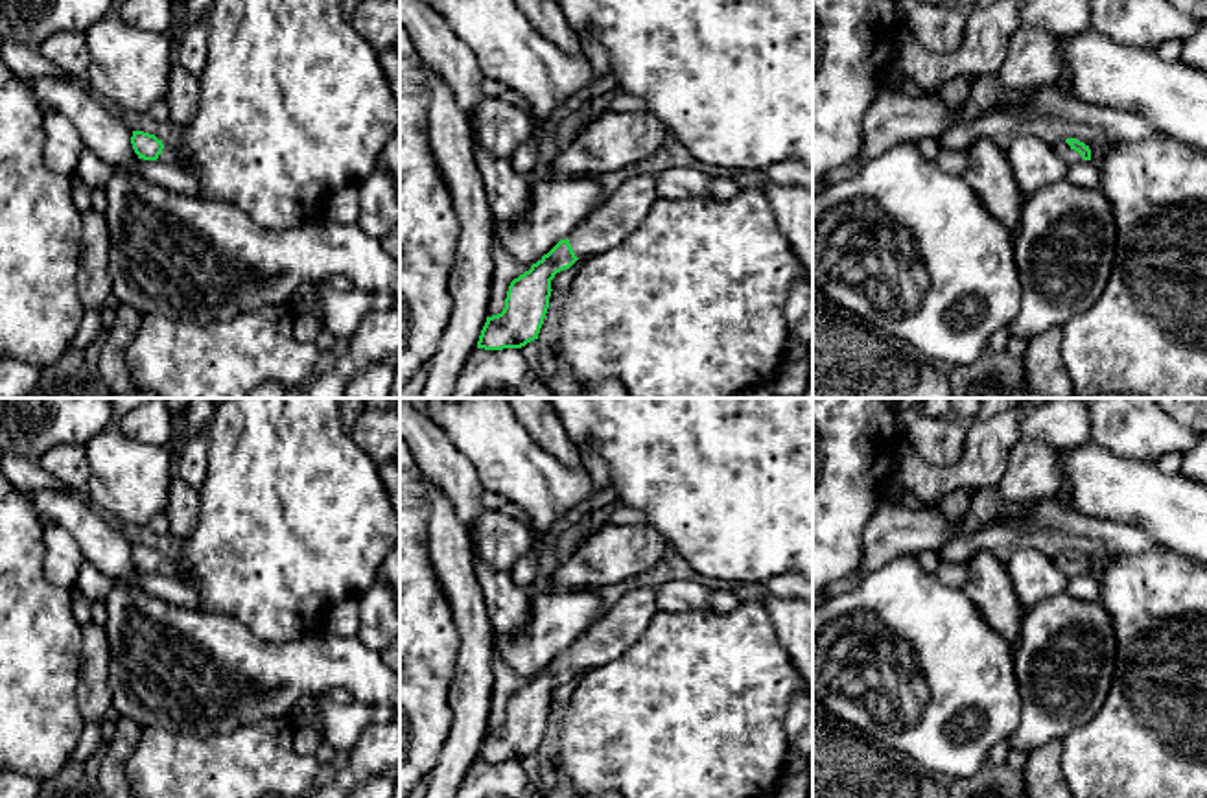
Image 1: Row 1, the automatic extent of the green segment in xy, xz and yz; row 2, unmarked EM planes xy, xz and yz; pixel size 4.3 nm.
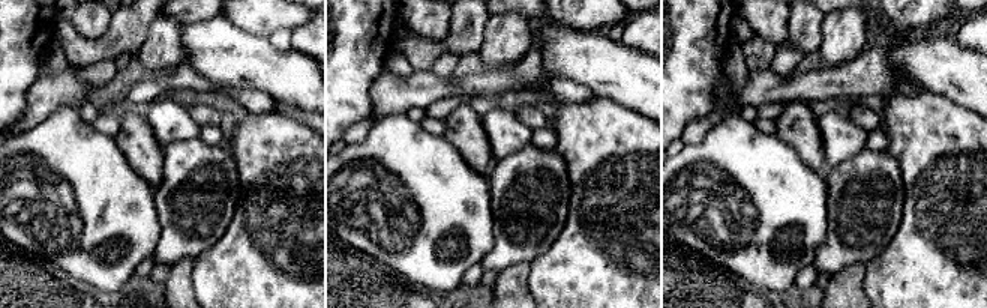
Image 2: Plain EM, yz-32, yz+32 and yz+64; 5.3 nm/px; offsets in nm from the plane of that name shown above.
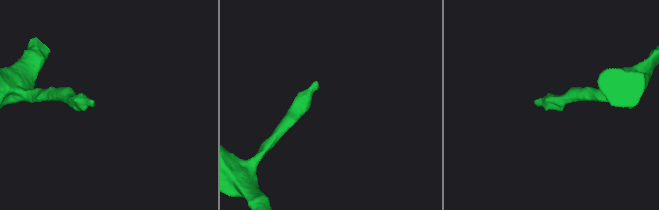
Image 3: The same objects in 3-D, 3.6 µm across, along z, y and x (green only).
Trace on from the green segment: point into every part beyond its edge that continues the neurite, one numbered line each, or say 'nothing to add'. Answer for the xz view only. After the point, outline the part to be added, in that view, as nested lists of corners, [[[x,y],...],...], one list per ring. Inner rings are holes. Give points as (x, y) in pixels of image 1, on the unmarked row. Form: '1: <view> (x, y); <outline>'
1: xz (621, 625); [[[643,582],[606,610],[601,621],[569,647],[575,669],[586,671],[623,656],[660,612],[658,588]]]

